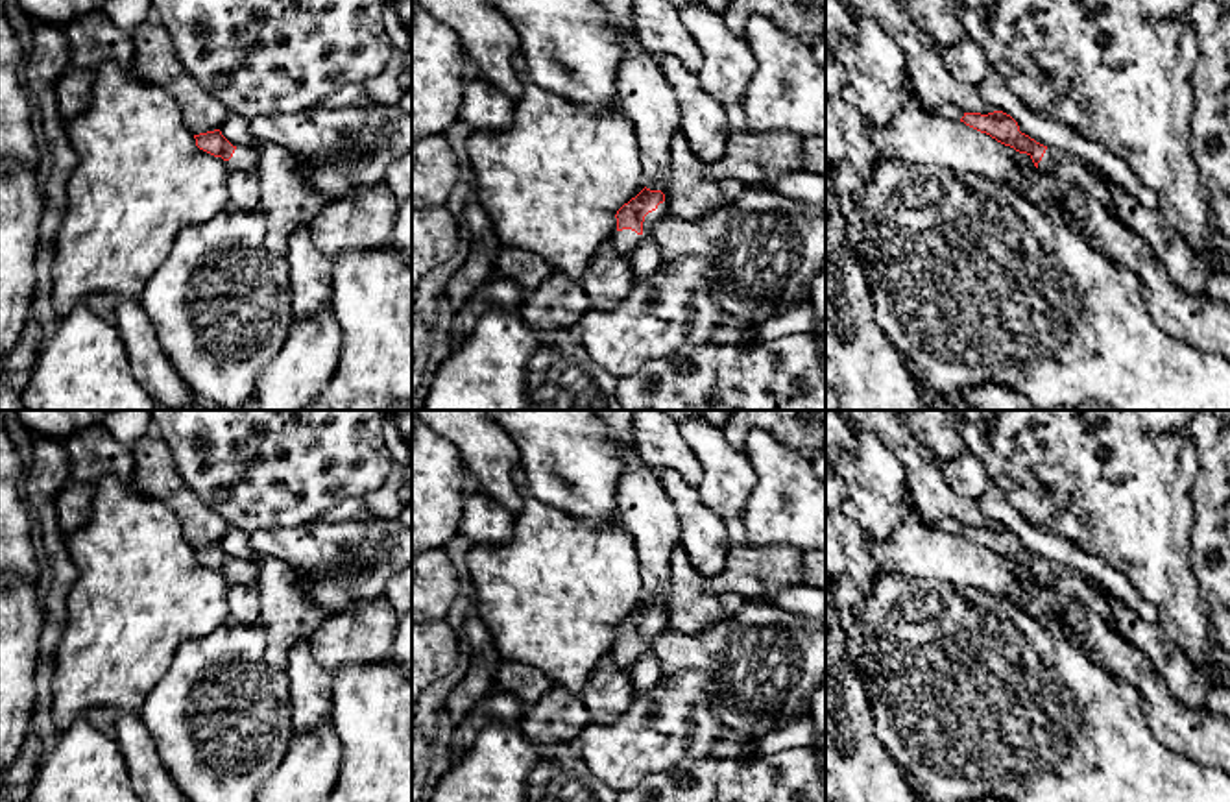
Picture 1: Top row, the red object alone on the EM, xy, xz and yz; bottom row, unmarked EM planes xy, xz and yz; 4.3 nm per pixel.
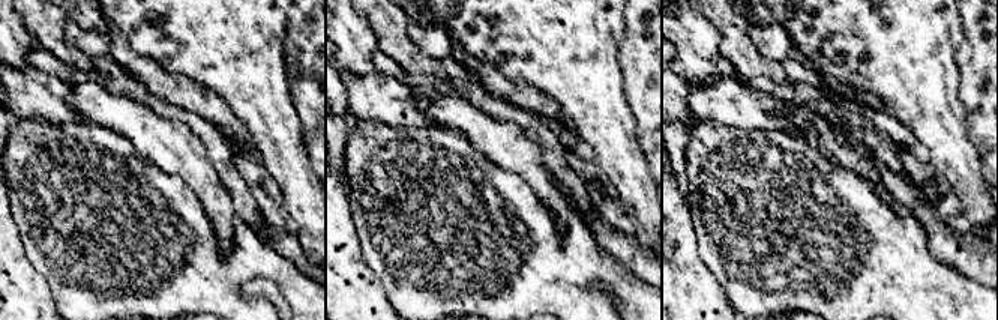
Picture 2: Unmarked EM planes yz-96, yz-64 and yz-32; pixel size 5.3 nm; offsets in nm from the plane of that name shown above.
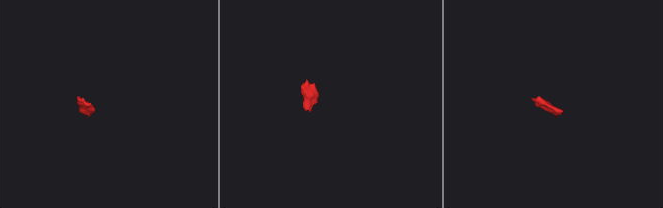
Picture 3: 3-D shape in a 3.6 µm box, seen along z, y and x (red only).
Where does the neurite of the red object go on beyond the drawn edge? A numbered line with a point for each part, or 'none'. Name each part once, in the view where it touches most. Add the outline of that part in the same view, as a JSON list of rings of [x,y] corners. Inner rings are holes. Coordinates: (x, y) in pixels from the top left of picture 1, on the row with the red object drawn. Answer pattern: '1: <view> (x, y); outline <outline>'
1: xz (627, 241); outline [[[667,201],[659,203],[656,211],[648,213],[643,222],[643,233],[637,235],[632,229],[615,231],[613,242],[621,255],[630,257],[641,244],[643,237],[652,231],[654,224],[670,216]]]

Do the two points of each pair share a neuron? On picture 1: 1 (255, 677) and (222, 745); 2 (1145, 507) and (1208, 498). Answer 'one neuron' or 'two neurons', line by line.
1: one neuron
2: two neurons

